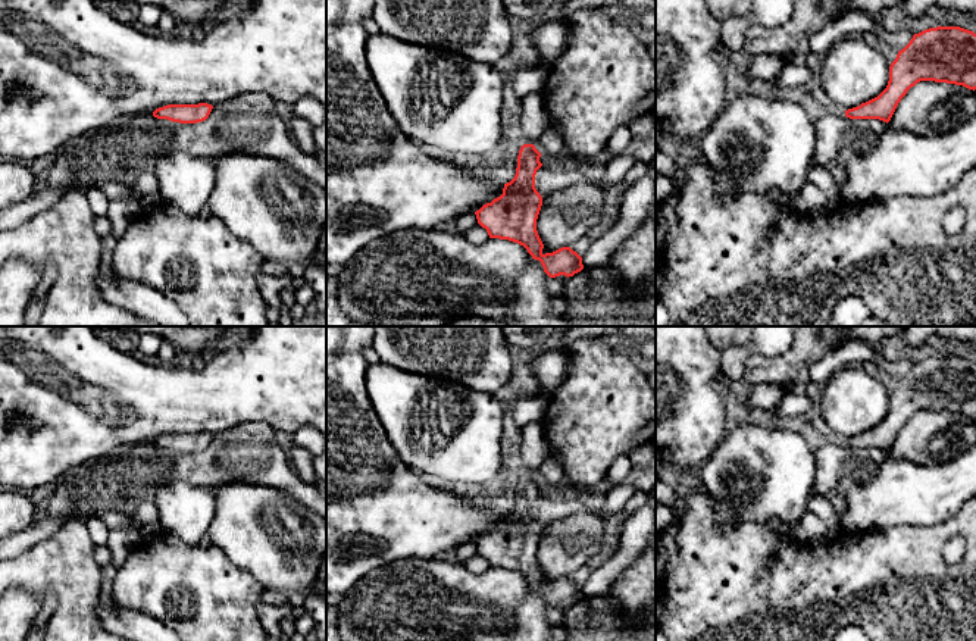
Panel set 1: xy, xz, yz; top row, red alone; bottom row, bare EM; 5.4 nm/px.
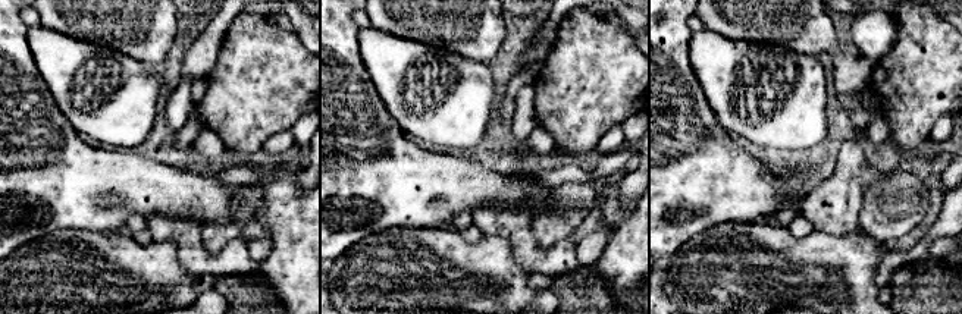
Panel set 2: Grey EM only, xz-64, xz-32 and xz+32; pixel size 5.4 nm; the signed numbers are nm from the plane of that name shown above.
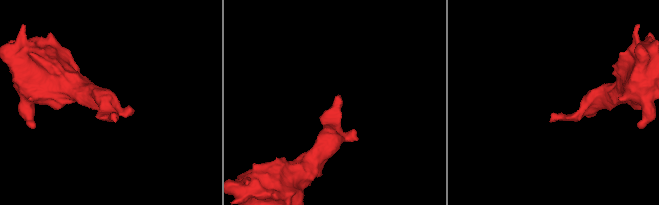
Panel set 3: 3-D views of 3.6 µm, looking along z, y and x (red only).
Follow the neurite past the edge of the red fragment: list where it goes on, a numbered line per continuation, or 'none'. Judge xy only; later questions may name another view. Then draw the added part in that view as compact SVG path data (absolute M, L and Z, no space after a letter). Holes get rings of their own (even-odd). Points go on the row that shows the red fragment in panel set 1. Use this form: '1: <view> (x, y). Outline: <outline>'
none

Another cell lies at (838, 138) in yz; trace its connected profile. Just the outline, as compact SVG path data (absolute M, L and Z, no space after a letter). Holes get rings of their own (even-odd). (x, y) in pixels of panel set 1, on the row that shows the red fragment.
M825 115L814 123L814 163L845 166L853 157L876 144L888 123L879 119L850 119Z

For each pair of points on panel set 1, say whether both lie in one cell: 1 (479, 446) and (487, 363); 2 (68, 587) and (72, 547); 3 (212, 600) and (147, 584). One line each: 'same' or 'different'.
1: different
2: same
3: same

